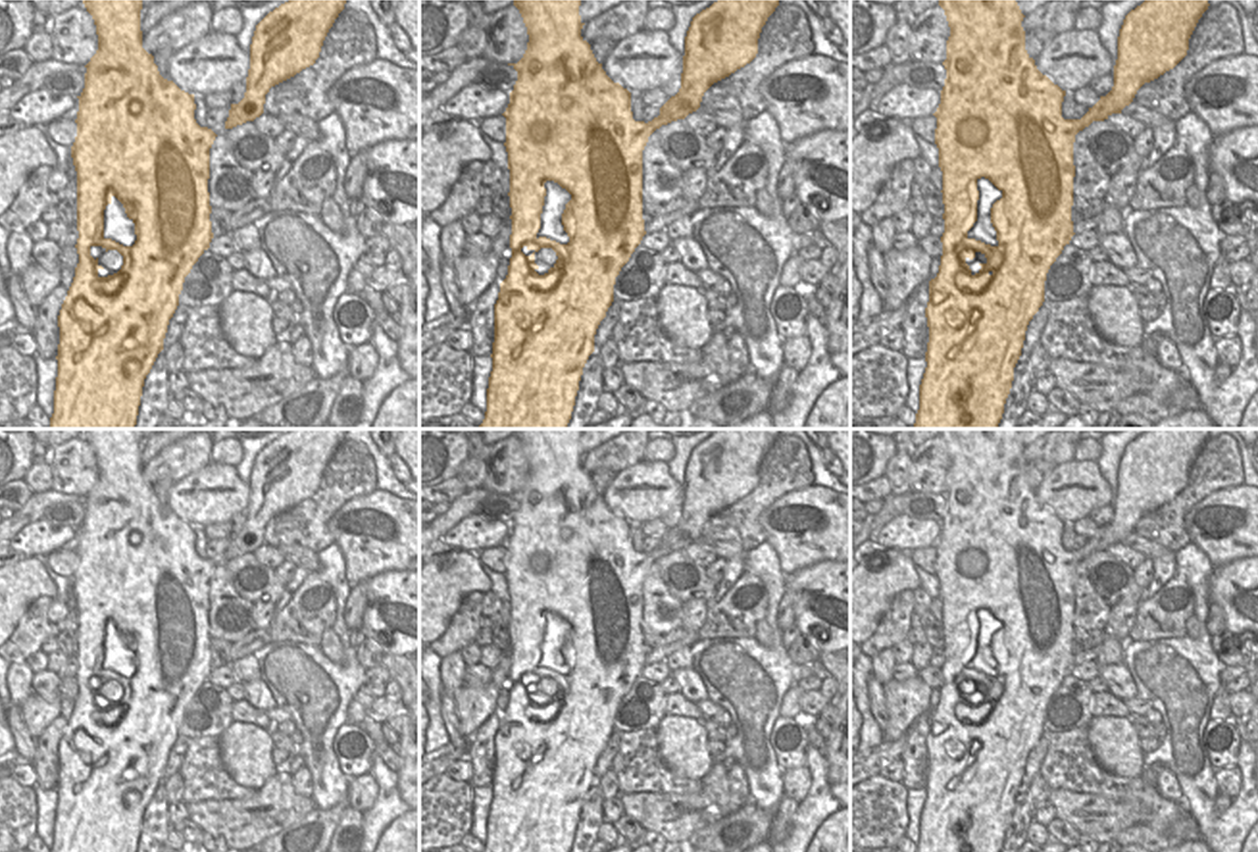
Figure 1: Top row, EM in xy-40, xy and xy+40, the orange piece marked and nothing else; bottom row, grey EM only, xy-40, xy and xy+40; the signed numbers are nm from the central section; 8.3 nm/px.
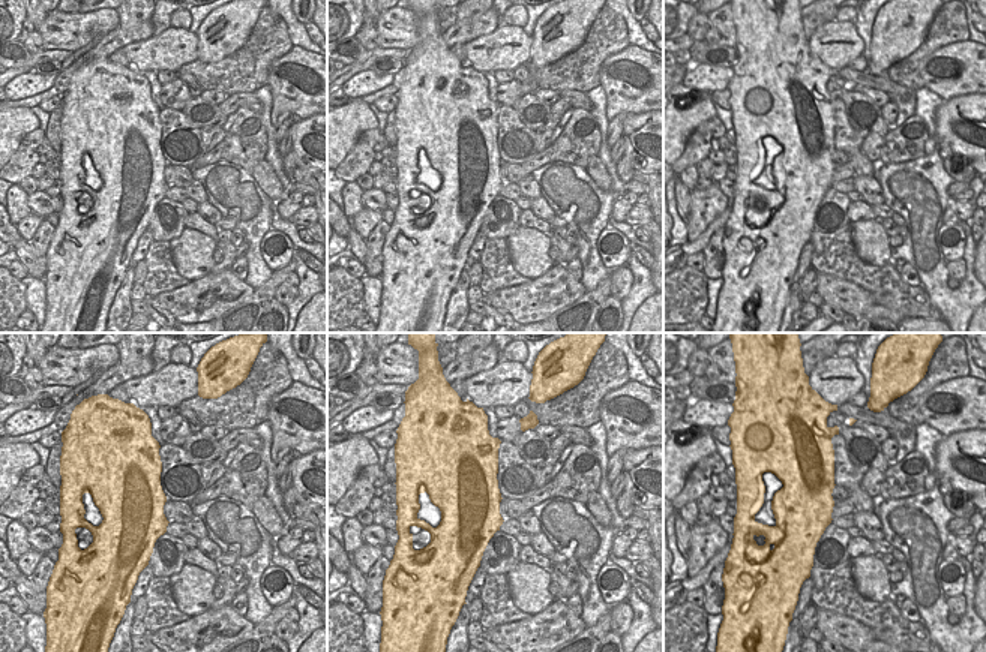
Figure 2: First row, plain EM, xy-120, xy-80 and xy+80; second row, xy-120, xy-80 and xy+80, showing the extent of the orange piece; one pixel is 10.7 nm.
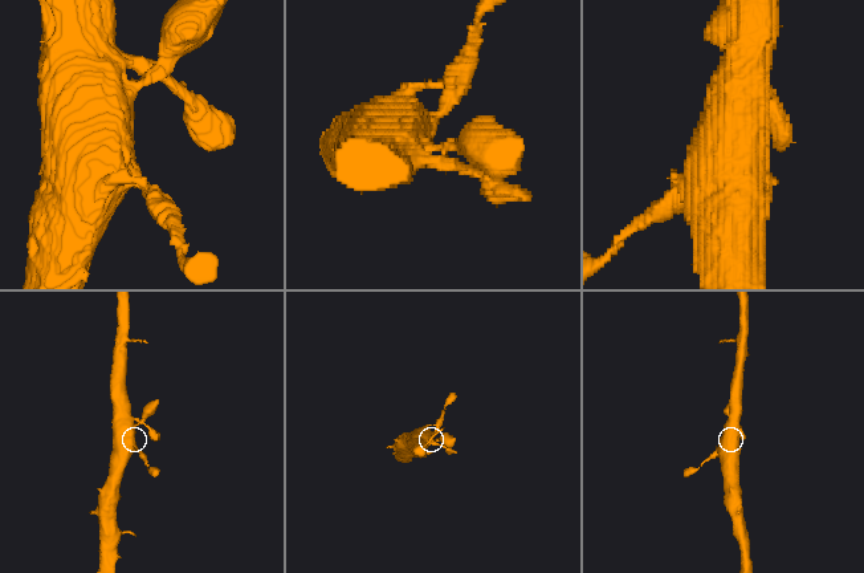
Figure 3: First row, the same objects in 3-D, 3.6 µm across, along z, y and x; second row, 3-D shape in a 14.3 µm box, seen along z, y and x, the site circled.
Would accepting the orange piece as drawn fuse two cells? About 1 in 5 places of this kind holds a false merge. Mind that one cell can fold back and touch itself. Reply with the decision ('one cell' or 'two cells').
one cell

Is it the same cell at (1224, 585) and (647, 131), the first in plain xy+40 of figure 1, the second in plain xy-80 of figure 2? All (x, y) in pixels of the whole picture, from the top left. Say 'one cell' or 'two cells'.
one cell

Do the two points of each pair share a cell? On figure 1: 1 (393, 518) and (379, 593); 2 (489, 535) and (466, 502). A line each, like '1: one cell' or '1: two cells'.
1: two cells
2: two cells

